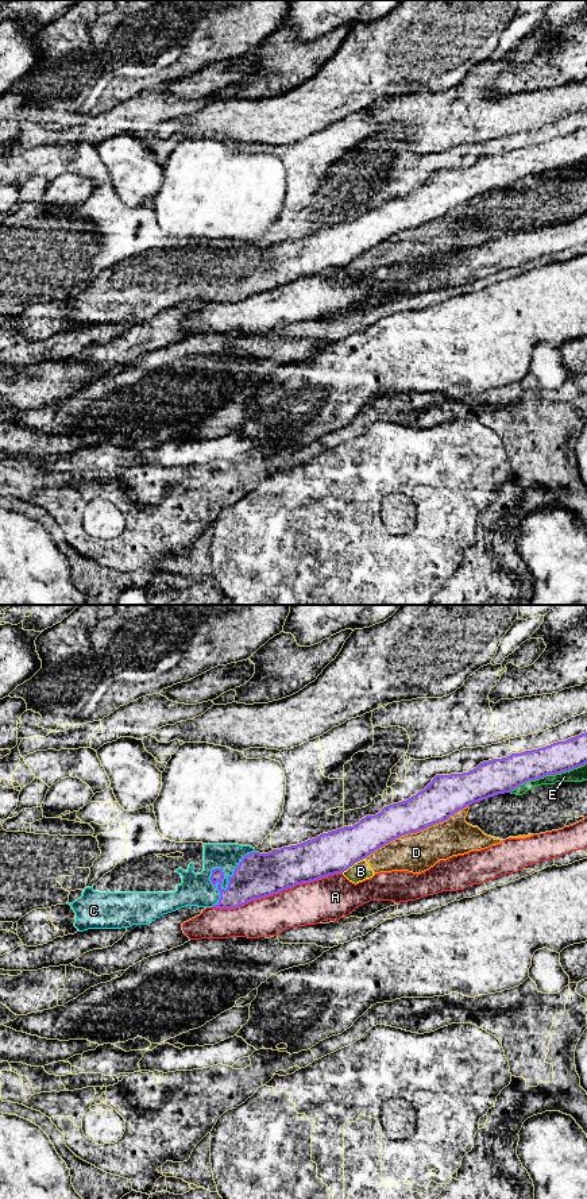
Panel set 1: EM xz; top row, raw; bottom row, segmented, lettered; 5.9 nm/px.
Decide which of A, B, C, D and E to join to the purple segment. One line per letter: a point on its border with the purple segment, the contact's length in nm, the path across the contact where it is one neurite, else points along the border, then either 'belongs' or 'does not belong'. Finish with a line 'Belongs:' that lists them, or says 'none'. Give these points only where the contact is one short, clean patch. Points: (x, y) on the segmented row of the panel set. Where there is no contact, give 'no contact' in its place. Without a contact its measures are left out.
A: meets purple in xz at (277, 893); contact 800 nm long; does not belong
B: meets purple in xz at (354, 863); contact 160 nm long; does not belong
C: meets purple in xz at (228, 883); contact 420 nm long; belongs
D: meets purple in xz at (416, 832); contact 700 nm long; does not belong
E: meets purple in xz at (547, 774); contact 500 nm long; does not belong
Belongs: C

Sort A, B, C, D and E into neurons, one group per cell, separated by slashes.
A / B D / C / E

